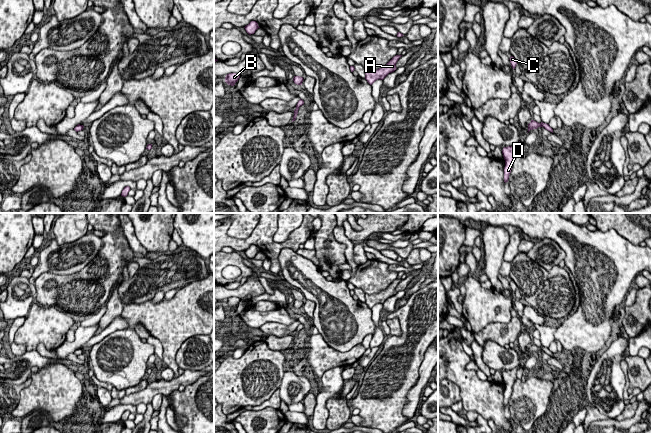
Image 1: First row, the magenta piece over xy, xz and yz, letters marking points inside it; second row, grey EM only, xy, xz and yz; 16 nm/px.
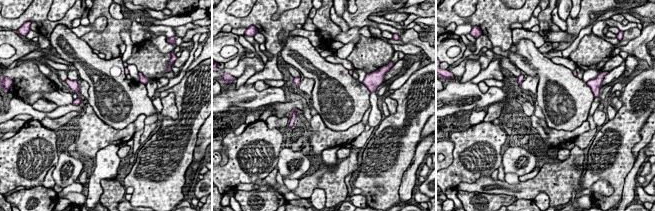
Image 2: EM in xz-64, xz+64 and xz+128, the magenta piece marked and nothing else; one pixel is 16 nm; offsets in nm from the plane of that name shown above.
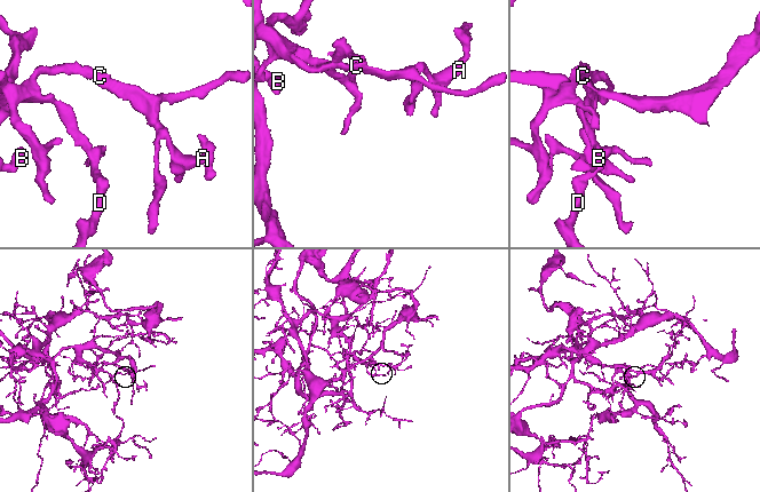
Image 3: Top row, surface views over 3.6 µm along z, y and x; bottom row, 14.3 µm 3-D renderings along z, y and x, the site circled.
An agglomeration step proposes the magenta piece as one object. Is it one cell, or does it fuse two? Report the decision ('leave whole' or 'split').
leave whole

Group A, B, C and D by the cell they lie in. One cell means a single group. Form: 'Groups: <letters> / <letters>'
Groups: A B C D

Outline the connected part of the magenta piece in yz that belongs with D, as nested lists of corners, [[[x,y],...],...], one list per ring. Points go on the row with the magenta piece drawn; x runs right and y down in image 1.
[[[519,141],[513,146],[504,147],[502,150],[502,154],[505,160],[505,167],[504,167],[504,182],[505,183],[508,182],[509,175],[512,170],[513,160],[514,160],[514,157],[517,155],[516,149],[520,143],[521,142]]]

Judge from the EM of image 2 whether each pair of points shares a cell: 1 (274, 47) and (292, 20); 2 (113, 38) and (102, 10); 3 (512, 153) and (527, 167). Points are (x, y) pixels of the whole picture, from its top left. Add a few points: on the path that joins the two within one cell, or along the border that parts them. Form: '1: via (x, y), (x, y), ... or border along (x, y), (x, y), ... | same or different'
1: via (274, 39), (274, 33), (284, 23) | same
2: via (112, 31), (112, 23), (109, 17) | same
3: via (512, 160), (512, 165), (517, 170), (520, 170) | same

